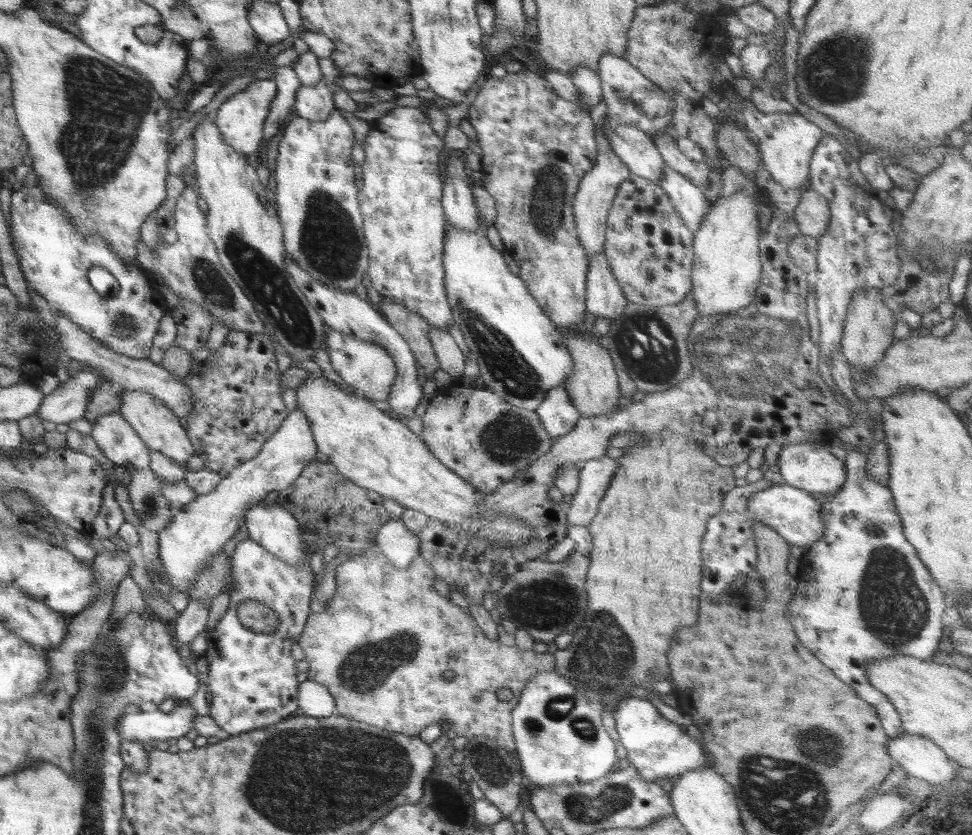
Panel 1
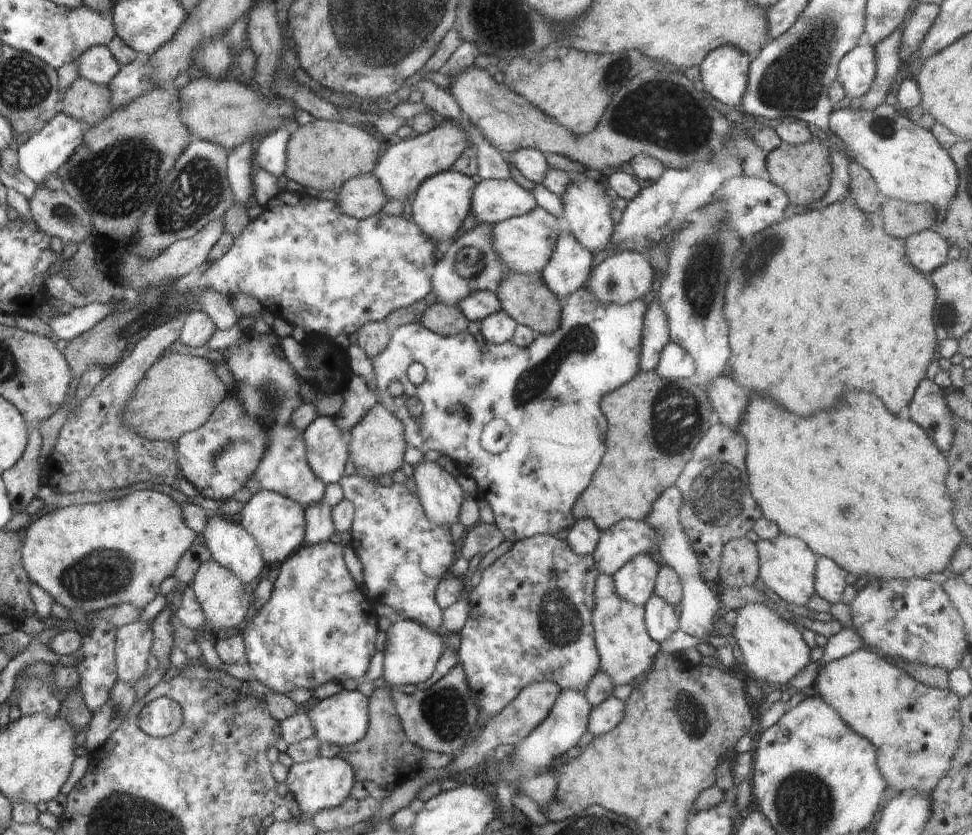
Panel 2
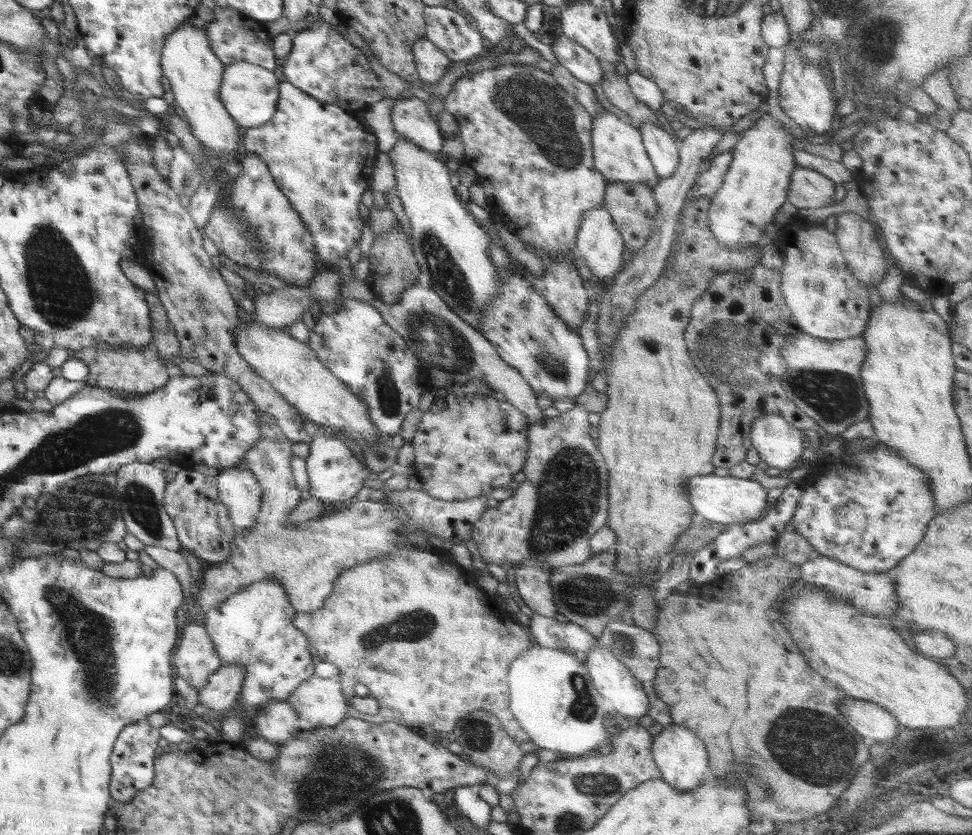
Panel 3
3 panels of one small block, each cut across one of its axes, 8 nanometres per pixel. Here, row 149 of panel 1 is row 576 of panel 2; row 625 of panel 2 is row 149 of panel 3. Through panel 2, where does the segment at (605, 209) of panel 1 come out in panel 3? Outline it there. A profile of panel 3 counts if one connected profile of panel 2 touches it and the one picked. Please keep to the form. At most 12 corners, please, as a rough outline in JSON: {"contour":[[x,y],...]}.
{"contour":[[593,119],[594,169],[607,185],[660,182],[639,129]]}

